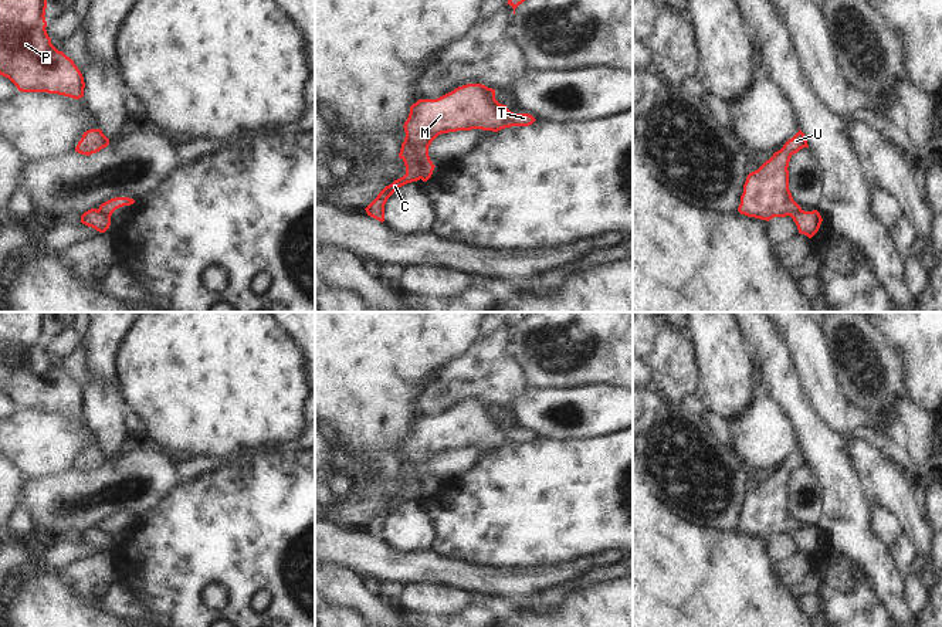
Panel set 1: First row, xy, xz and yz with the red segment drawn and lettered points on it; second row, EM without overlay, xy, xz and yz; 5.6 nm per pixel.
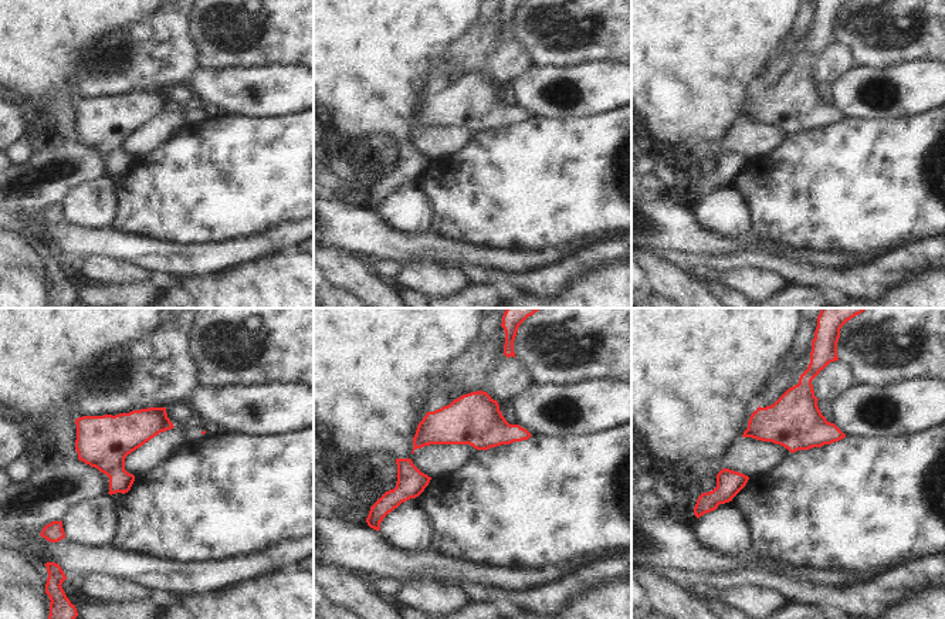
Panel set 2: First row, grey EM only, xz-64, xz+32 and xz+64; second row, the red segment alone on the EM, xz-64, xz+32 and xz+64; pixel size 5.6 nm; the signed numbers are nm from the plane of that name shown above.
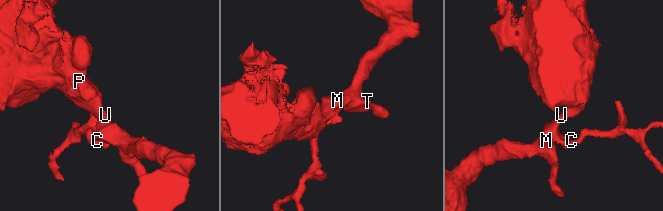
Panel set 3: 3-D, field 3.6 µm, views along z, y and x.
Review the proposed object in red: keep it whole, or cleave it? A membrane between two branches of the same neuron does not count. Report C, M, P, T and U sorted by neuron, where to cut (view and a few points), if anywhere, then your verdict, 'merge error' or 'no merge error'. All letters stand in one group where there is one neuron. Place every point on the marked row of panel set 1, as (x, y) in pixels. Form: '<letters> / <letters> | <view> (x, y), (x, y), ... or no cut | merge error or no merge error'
C / M P T U | xz (403, 142), (419, 162), (420, 178) | merge error

